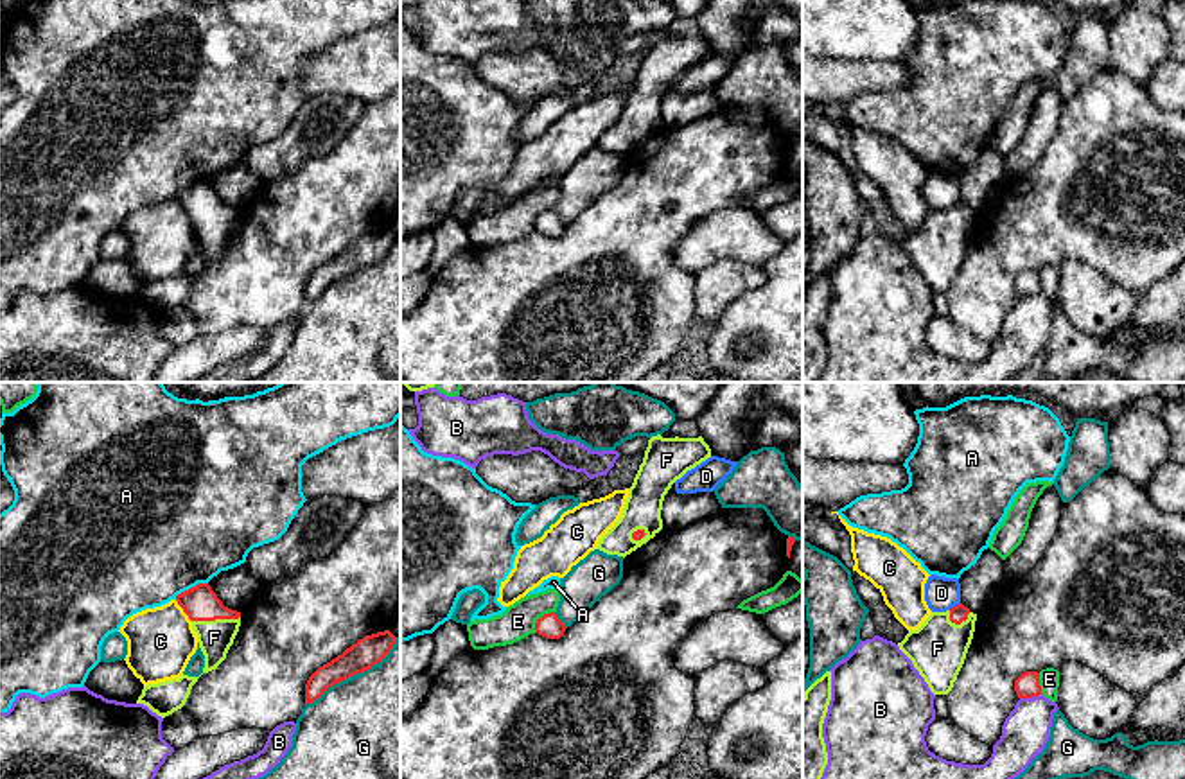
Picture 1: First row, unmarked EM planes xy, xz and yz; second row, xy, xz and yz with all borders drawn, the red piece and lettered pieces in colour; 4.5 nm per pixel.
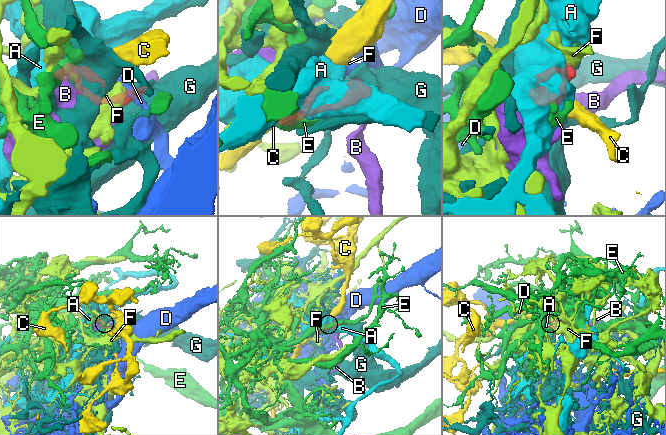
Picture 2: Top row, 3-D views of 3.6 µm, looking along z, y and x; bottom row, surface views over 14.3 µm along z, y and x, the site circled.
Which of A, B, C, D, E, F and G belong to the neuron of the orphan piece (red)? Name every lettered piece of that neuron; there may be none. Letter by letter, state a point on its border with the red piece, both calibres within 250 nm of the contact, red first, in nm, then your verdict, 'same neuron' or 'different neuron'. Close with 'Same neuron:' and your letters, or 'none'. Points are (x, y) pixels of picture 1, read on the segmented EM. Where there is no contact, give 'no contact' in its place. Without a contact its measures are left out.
A: xy (193, 587) | 160/500 nm | different neuron
B: yz (1029, 697) | 110/220 nm | different neuron
C: xy (184, 611) | 160/300 nm | different neuron
D: yz (956, 605) | 80/150 nm | different neuron
E: xz (539, 618) | 110/160 nm | different neuron
F: xy (216, 618) | 160/150 nm | same neuron
G: xy (354, 673) | 140/480 nm | different neuron
Same neuron: F

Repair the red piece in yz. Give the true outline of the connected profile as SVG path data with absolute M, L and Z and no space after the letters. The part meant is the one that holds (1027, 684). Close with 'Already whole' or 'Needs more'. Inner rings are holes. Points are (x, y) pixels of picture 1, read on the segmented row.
M1025 671L1014 680L1018 698L1032 698L1041 695L1038 671Z. Already whole

